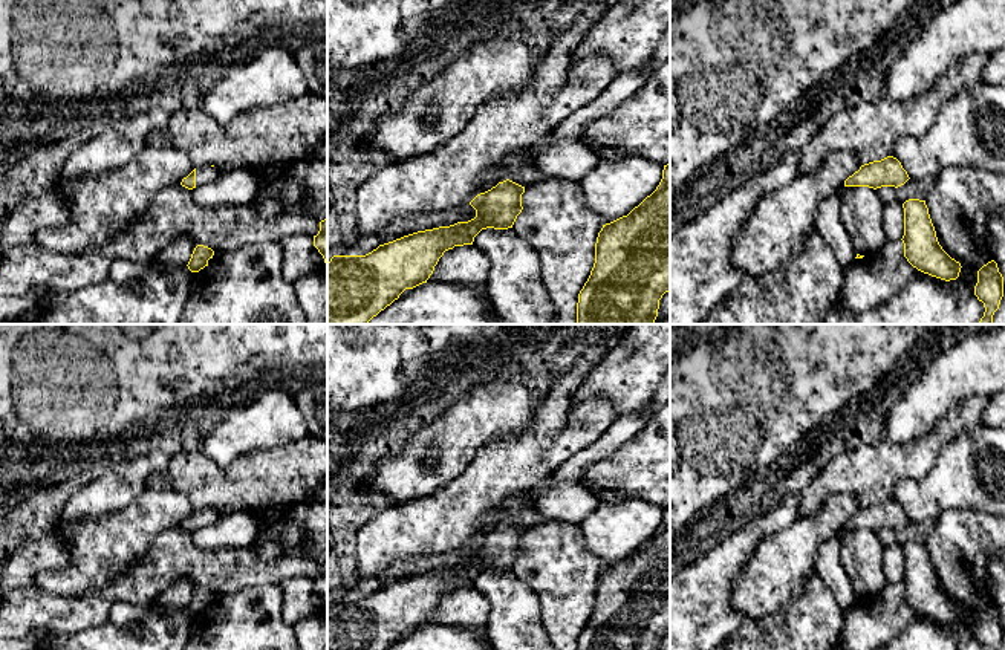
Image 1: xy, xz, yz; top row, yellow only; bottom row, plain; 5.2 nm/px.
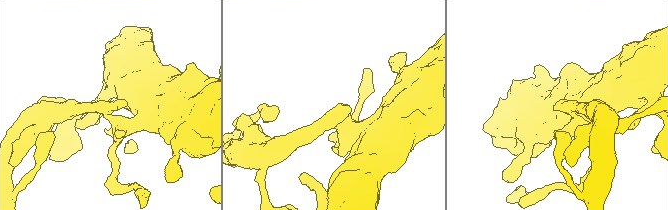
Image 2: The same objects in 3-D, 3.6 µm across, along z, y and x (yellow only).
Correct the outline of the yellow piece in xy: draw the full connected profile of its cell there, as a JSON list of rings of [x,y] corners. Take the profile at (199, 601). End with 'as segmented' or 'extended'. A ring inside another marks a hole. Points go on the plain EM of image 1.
[[[197,587],[187,609],[191,615],[199,615],[205,609],[208,609],[208,603],[213,601],[213,598],[214,593],[211,590]]]; as segmented

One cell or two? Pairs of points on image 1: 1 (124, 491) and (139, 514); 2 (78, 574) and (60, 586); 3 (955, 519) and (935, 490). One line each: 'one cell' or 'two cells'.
1: two cells
2: one cell
3: two cells

